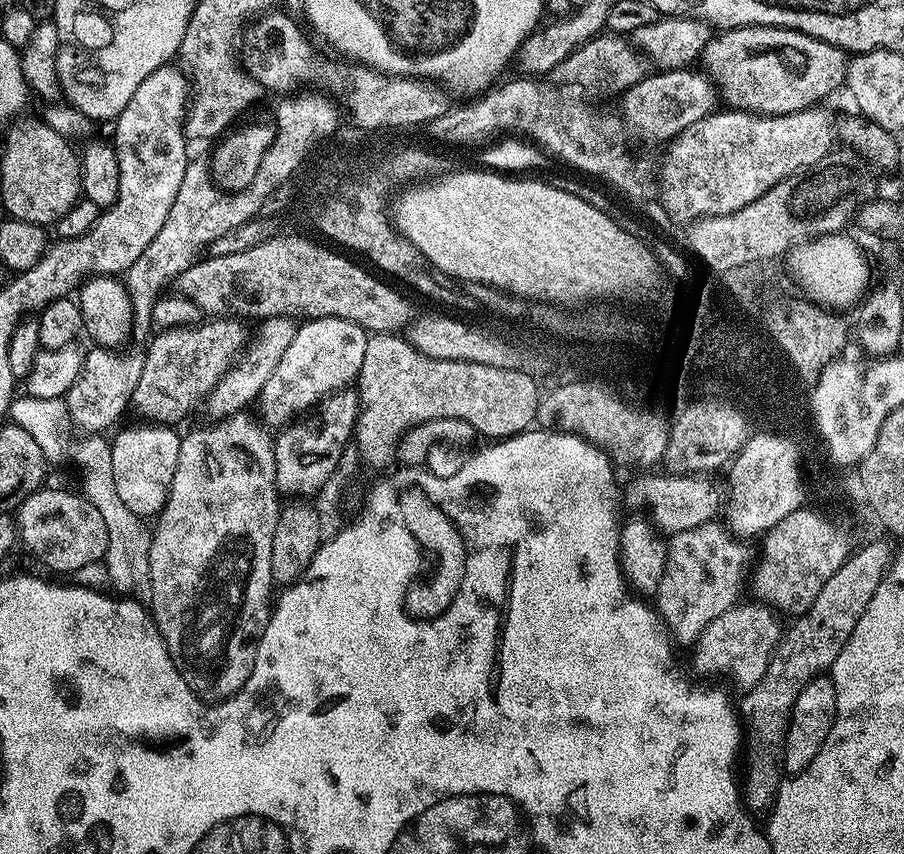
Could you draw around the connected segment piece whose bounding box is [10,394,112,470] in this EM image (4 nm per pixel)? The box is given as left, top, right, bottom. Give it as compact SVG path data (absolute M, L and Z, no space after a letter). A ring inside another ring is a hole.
M27 394L17 395L12 401L10 420L11 423L22 426L22 430L26 430L26 434L38 442L45 461L78 460L80 466L87 470L91 464L100 464L100 456L104 456L104 464L108 464L112 450L109 437L104 434L78 434L63 399L43 400Z

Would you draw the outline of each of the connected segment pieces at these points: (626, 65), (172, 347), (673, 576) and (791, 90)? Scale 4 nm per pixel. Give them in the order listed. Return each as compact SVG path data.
M601 34L587 40L550 73L551 83L556 85L578 86L582 91L597 96L604 92L627 93L628 89L642 82L650 74L650 60L631 39L620 34Z
M208 318L203 322L198 324L193 324L190 328L171 328L170 330L166 330L165 332L157 331L155 333L156 337L153 338L152 341L149 342L148 348L146 347L146 351L144 352L144 365L142 366L142 378L138 378L138 386L134 390L134 394L132 395L132 404L134 408L137 408L138 411L141 412L141 417L148 419L149 421L155 422L160 425L169 425L176 426L179 420L184 420L188 415L191 414L192 411L195 410L196 407L199 406L200 403L203 402L204 399L211 397L213 393L215 393L216 387L219 386L221 380L228 372L233 371L234 365L232 364L236 360L236 355L239 354L240 351L244 348L244 343L248 340L248 332L246 329L245 321L237 320L235 318Z
M720 522L694 526L694 530L682 530L671 537L666 570L654 593L654 602L669 631L681 645L695 645L700 632L706 630L718 614L726 614L726 610L741 599L744 575L754 564L752 552L744 544L747 543L731 527L724 525L723 528Z
M751 24L748 28L729 28L713 35L702 57L708 63L706 72L715 82L729 109L754 112L761 116L785 116L815 108L831 92L845 87L848 78L849 53L825 40L807 36L793 28L771 28L768 24Z

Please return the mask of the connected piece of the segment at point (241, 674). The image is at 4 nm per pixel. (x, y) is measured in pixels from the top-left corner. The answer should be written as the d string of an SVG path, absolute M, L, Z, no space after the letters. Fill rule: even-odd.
M248 410L234 412L231 416L213 419L213 424L208 424L205 428L196 428L193 432L184 432L181 435L178 466L174 471L173 484L168 487L168 500L158 515L160 525L157 526L156 533L152 538L150 537L148 545L150 582L152 583L150 599L152 620L158 626L162 638L166 642L174 666L184 676L190 690L205 702L228 700L235 692L244 689L244 683L254 670L254 658L258 654L260 639L268 625L270 601L274 596L270 550L274 547L274 526L278 526L282 507L282 493L276 487L276 445L273 433L268 433L269 429L259 419L256 421L250 413L251 411Z

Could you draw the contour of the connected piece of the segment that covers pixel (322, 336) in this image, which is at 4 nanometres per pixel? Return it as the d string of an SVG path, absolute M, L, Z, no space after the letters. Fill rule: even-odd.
M326 317L303 321L292 335L292 341L286 346L278 366L274 366L274 370L268 375L266 386L260 391L258 400L259 403L264 403L263 419L269 425L287 425L293 418L315 408L325 396L340 388L349 387L359 377L368 338L369 333L365 329L345 319Z

